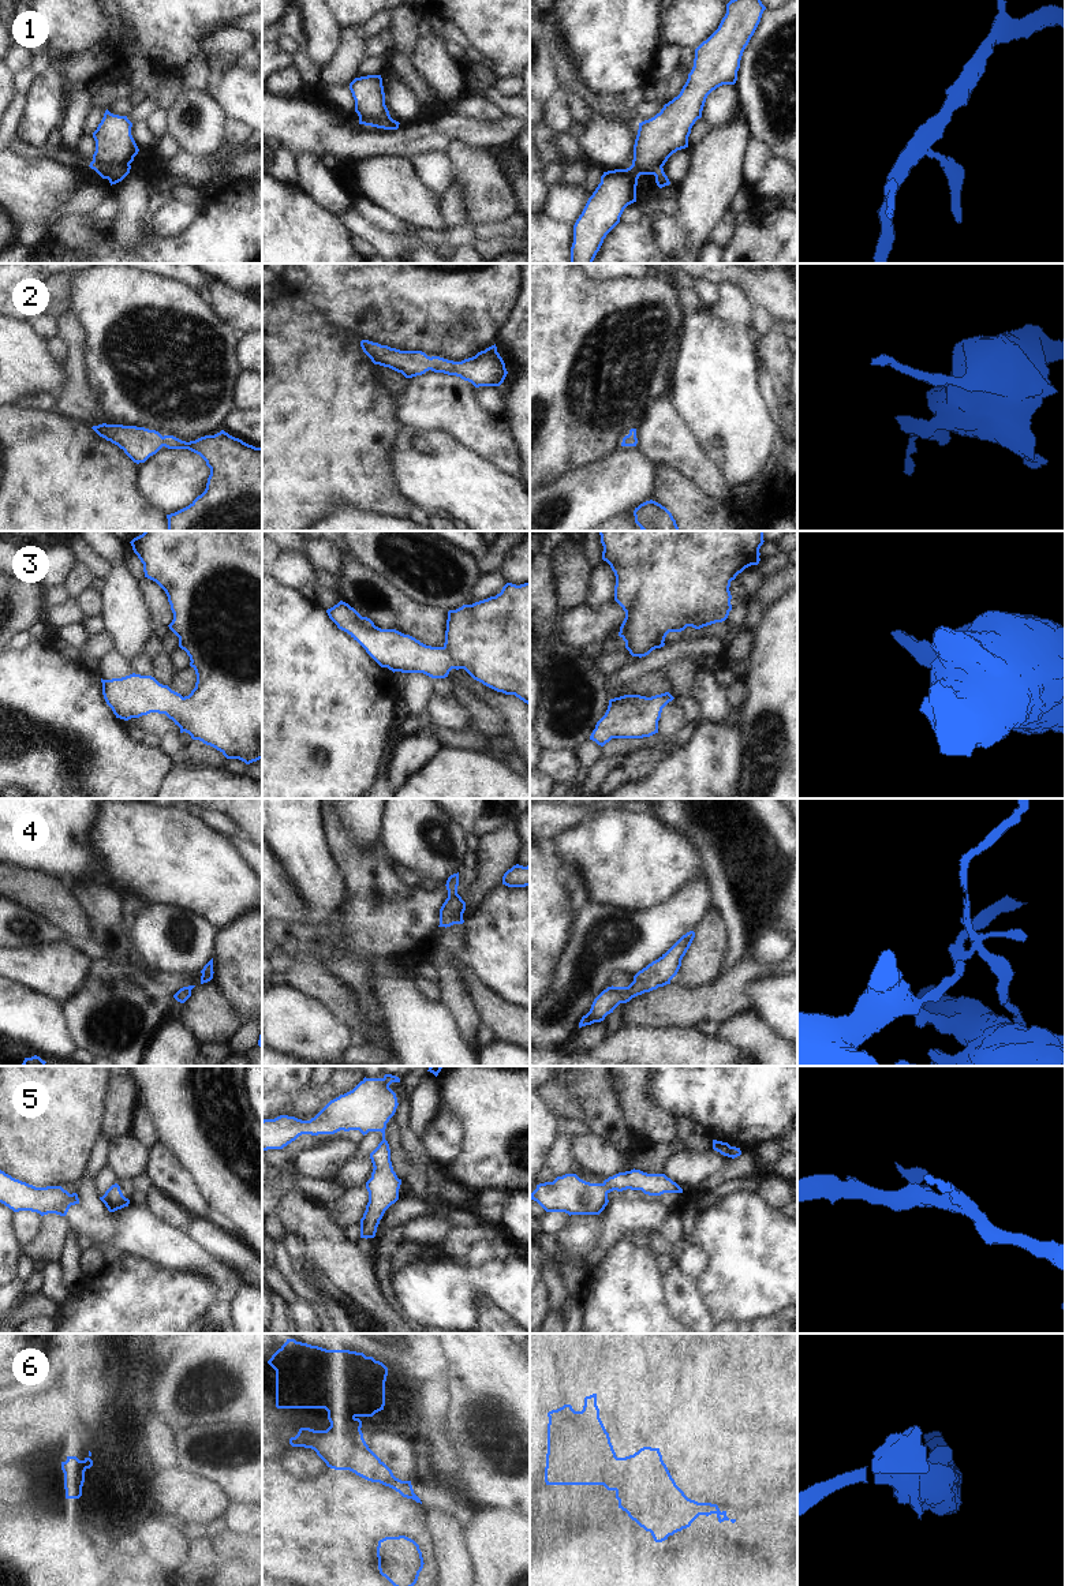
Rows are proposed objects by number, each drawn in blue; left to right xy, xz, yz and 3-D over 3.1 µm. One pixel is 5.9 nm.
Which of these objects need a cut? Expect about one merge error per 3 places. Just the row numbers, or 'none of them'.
1, 6

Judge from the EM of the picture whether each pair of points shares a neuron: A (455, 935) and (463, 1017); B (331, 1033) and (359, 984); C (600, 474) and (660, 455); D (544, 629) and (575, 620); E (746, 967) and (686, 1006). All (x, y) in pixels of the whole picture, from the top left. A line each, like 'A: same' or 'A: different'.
A: same
B: different
C: different
D: different
E: same

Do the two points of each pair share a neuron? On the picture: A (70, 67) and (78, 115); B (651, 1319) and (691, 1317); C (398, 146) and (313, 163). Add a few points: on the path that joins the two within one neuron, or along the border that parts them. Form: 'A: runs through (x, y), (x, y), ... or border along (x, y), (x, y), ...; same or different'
A: runs through (78, 79), (78, 103); same
B: border along (662, 1287), (666, 1308), (677, 1319); different
C: border along (294, 154), (303, 153), (320, 157); different

